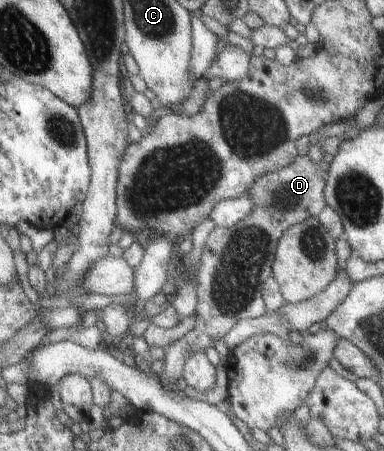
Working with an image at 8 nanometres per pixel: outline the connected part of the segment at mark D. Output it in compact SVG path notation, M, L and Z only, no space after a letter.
M296 154L295 159L288 163L287 167L263 173L259 179L255 179L255 183L251 183L251 187L244 193L253 203L253 209L247 217L243 217L241 221L237 221L230 228L217 227L207 235L207 239L203 241L195 273L195 325L182 337L177 338L174 343L165 347L161 373L155 375L165 389L173 390L175 388L175 381L179 379L181 369L183 369L183 359L187 357L189 351L205 351L207 347L213 347L216 341L223 339L227 332L232 331L231 327L237 321L258 317L266 313L262 300L262 283L264 279L270 277L270 267L276 243L283 235L283 231L289 229L291 225L301 223L310 217L316 217L323 209L326 204L322 194L323 173L327 170L327 165L322 160L313 161L307 155Z

